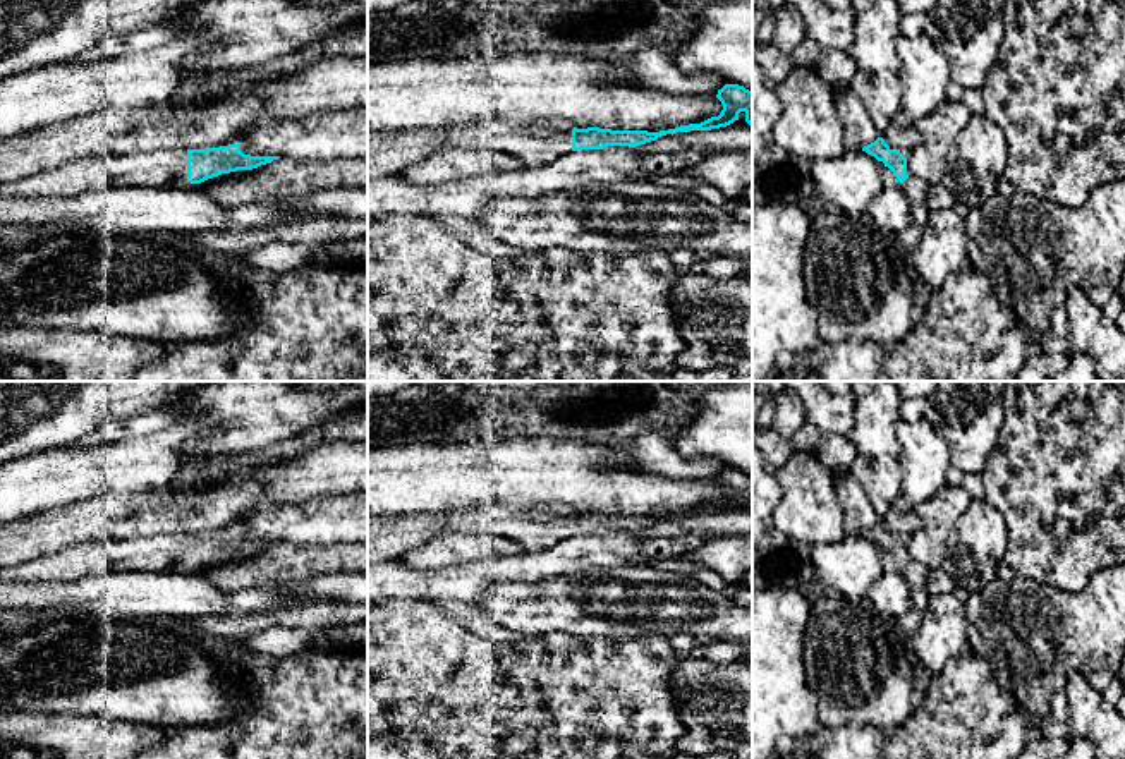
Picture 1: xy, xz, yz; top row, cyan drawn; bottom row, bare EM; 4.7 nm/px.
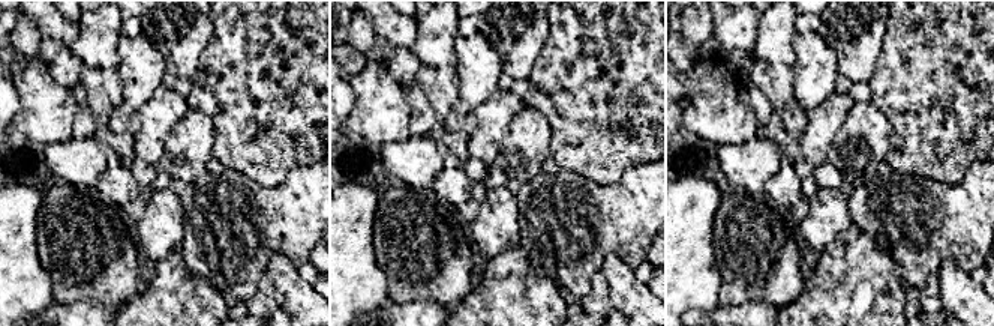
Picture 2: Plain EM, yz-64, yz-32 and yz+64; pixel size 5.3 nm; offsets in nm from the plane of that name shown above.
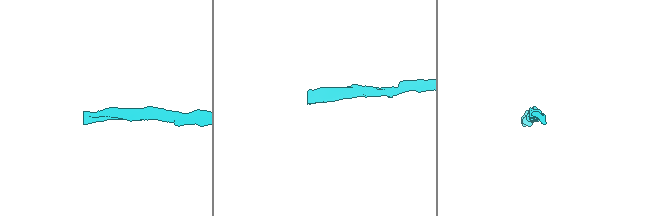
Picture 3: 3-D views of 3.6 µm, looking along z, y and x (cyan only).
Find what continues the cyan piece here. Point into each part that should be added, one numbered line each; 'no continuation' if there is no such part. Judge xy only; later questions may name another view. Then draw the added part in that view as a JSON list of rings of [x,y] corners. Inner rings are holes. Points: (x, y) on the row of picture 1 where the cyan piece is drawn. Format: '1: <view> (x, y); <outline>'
1: xy (162, 167); [[[182,146],[155,153],[79,158],[0,185],[0,196],[74,197],[103,187],[163,187],[179,180],[187,182],[187,148]]]

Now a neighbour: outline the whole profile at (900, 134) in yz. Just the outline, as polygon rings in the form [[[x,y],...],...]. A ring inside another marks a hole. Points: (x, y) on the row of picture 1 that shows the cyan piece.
[[[902,117],[891,120],[883,134],[888,146],[900,151],[912,151],[919,141],[919,134],[914,124],[905,122]]]

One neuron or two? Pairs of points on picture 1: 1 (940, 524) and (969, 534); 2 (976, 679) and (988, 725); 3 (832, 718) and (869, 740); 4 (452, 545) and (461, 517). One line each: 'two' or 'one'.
1: two
2: one
3: two
4: two

